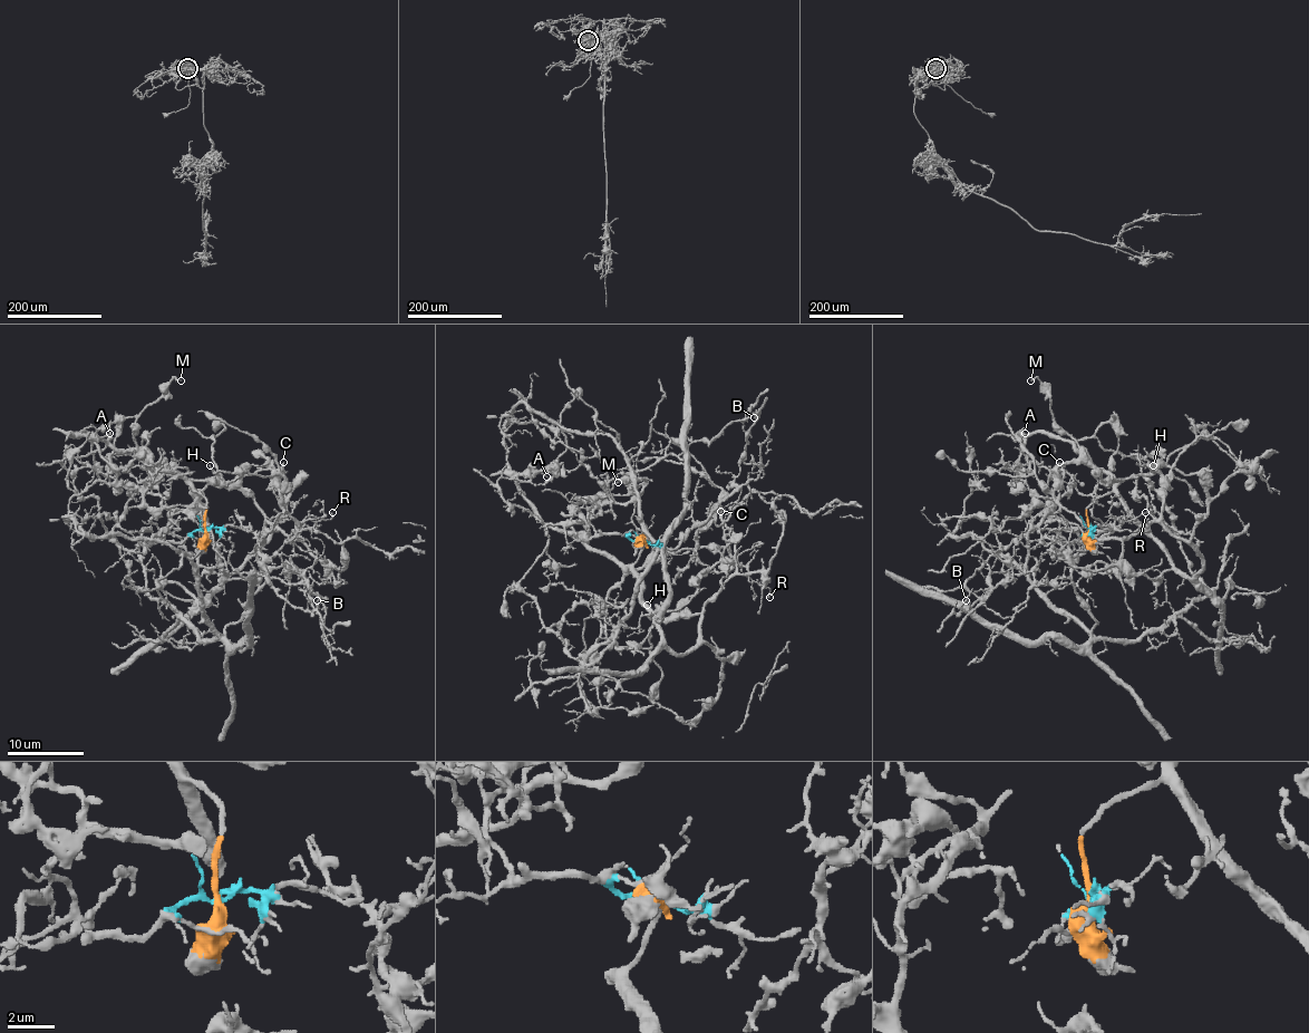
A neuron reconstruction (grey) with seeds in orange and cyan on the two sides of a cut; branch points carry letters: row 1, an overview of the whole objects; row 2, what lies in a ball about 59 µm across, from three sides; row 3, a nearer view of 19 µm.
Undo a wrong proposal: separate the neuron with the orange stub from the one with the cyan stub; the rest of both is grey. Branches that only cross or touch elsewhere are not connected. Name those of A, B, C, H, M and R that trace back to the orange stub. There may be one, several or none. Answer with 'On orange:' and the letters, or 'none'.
On orange: A, C, H, M

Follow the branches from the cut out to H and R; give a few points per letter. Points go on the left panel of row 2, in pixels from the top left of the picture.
H: (205, 529), (205, 499), (196, 493), (202, 534), (229, 577), (261, 544), (264, 521), (251, 496), (210, 464)
R: (205, 529), (167, 542), (151, 520), (164, 509), (204, 521), (202, 607), (221, 634), (299, 525), (331, 512)

